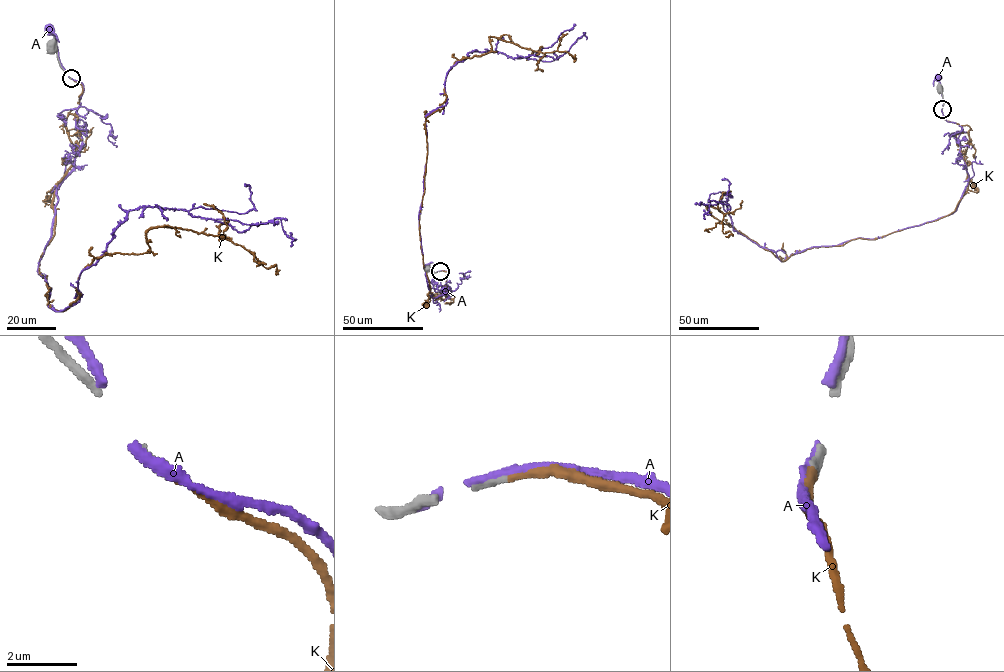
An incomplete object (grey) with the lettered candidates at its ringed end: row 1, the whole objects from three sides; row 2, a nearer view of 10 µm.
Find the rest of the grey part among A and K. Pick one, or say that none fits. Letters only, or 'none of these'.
K

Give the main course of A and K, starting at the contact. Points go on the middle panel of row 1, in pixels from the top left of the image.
A: (439, 271), (433, 272), (426, 267)
K: (440, 271), (445, 300), (428, 295), (419, 215), (425, 120), (447, 74), (489, 37), (574, 54)

